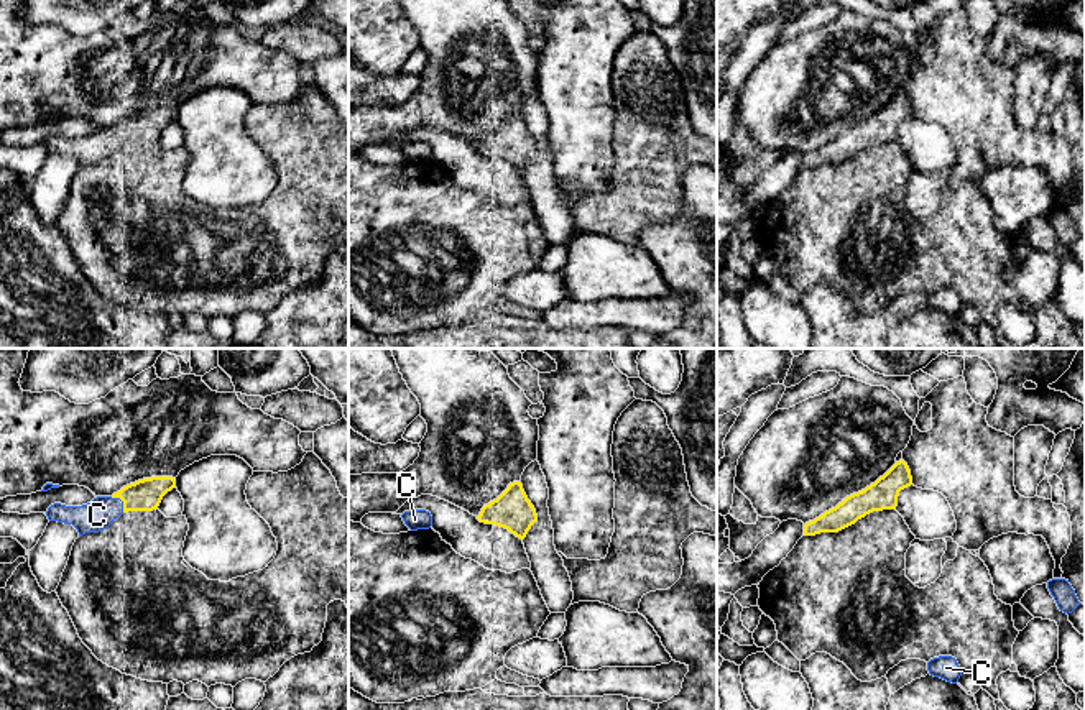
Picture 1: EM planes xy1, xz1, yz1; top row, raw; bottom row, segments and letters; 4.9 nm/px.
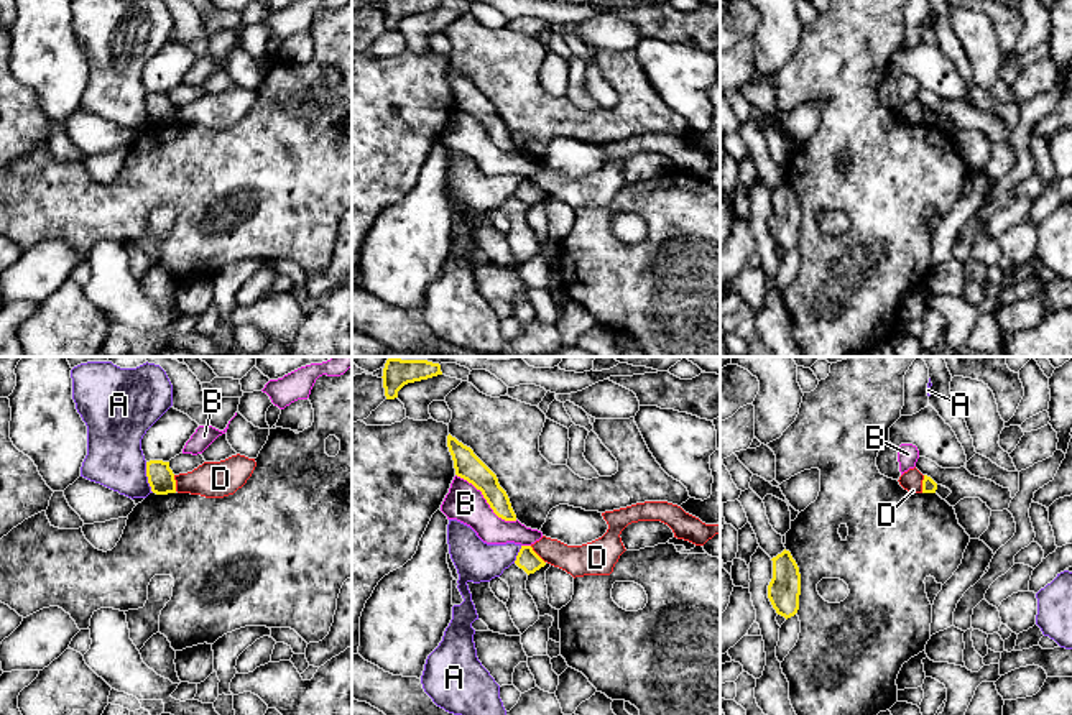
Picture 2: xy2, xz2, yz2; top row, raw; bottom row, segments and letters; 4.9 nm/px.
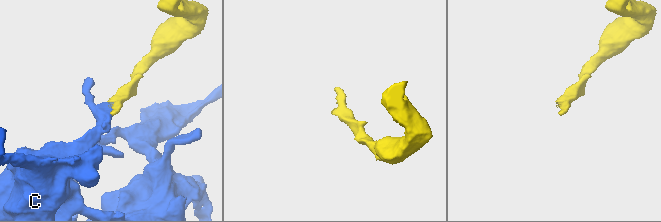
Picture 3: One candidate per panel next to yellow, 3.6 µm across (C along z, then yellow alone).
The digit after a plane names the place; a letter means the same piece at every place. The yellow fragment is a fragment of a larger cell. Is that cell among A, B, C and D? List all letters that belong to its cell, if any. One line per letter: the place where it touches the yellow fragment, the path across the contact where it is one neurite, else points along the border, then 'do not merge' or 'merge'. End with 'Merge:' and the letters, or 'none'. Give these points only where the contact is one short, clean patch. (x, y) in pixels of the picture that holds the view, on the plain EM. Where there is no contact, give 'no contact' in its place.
A: meets yellow in xy2 at (147, 107); do not merge
B: meets yellow in xz2 at (487, 133); do not merge
C: meets yellow in xy1 at (122, 132); merge
D: meets yellow in yz2 at (923, 115); border along yz2 (924, 107), (921, 124); do not merge
Merge: C

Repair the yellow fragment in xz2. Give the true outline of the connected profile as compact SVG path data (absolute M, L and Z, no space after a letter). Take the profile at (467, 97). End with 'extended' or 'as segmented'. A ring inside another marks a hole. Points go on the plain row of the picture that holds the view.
M451 66L447 67L447 79L454 92L455 107L480 122L498 150L516 153L510 130L500 118L497 107L474 85L474 82Z; as segmented

